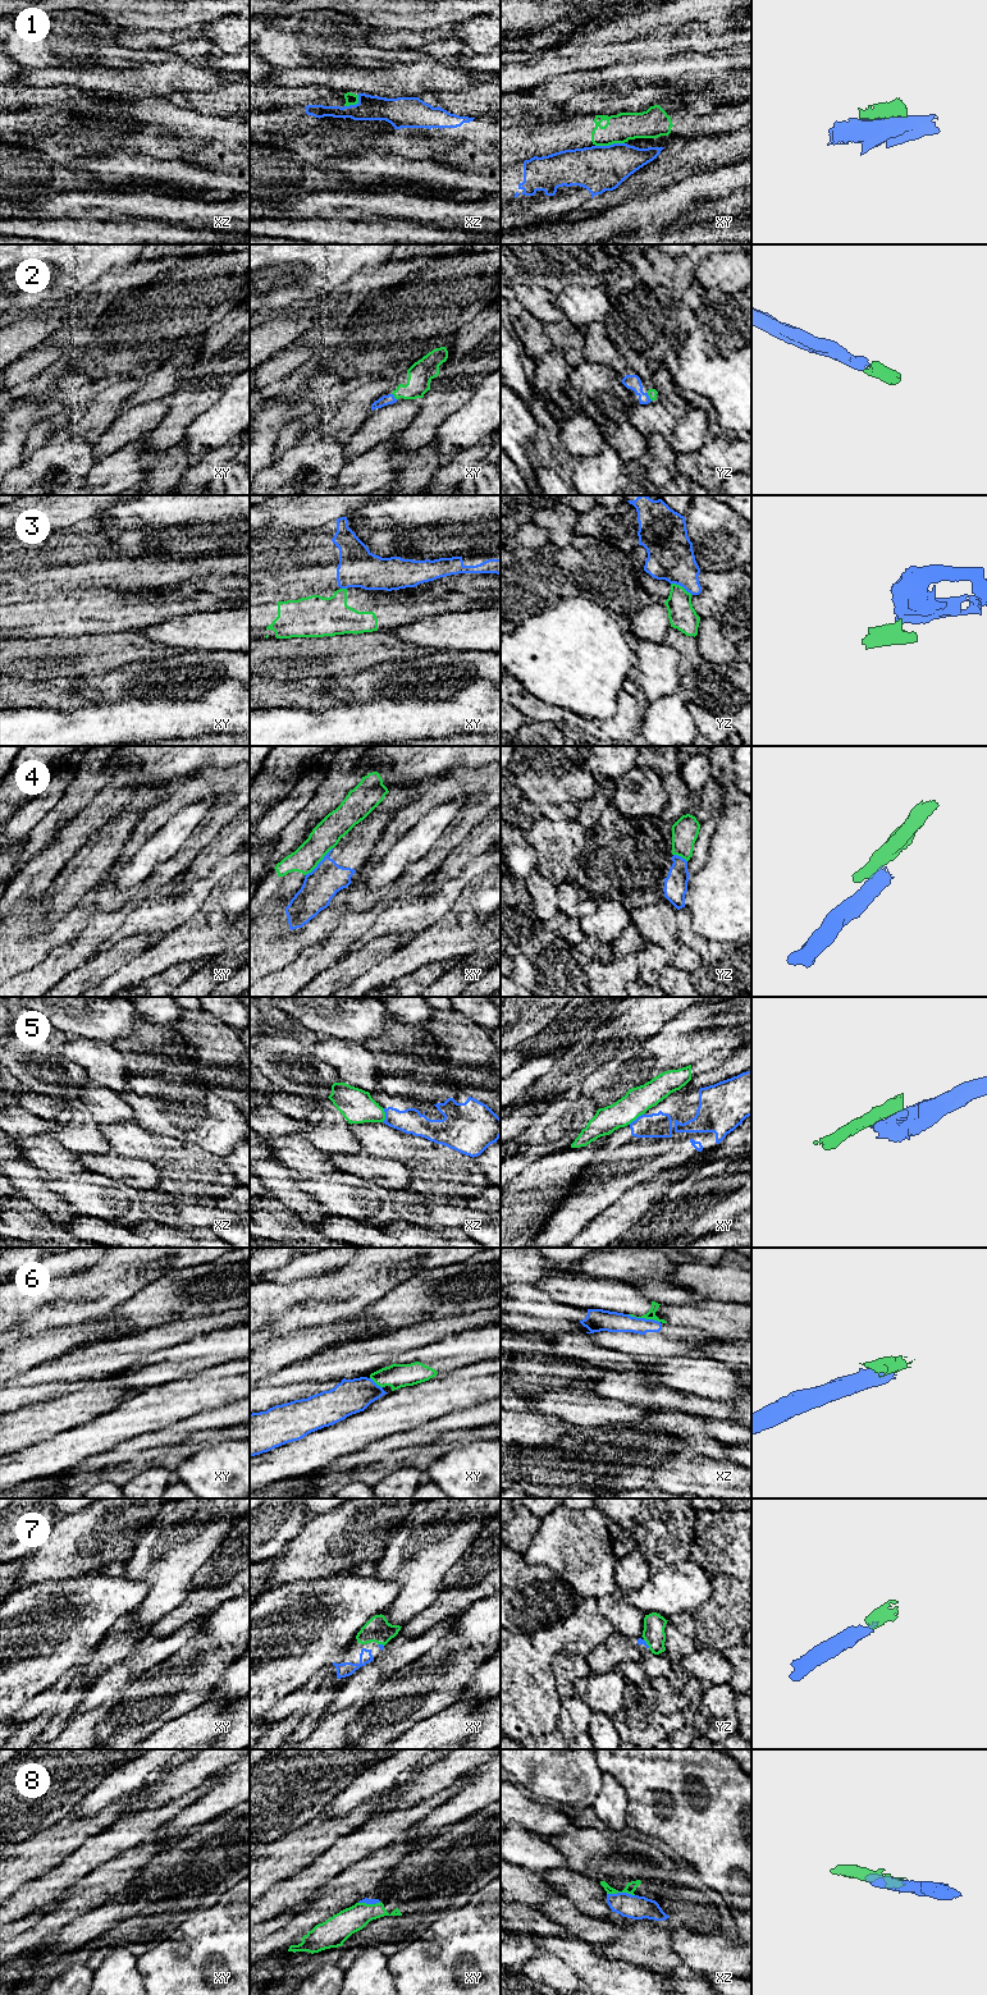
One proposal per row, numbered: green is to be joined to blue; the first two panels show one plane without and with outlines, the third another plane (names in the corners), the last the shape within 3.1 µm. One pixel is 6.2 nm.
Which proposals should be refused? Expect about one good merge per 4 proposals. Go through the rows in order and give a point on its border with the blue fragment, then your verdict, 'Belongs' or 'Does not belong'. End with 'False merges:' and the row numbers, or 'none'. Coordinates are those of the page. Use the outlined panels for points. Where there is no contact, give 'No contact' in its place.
1: Touches blue at xy (609, 145). Does not belong
2: Touches blue at xy (393, 397). Belongs
3: Touches blue at yz (681, 585). Does not belong
4: Touches blue at xy (319, 863). Does not belong
5: Touches blue at xy (636, 1119). Does not belong
6: Touches blue at xz (644, 1318). Does not belong
7: Touches blue at yz (645, 1643). Belongs
8: Touches blue at xz (621, 1893). Belongs
False merges: 1, 3, 4, 5, 6

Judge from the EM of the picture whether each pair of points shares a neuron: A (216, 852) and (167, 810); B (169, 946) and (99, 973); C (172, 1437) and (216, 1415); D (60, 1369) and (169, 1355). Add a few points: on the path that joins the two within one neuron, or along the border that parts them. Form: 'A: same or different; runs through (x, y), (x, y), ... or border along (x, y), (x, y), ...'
A: different; border along (228, 823), (187, 866)
B: different; border along (154, 945), (104, 979)
C: same; runs through (183, 1431), (191, 1430), (197, 1423), (205, 1421)
D: different; border along (192, 1339), (164, 1350)

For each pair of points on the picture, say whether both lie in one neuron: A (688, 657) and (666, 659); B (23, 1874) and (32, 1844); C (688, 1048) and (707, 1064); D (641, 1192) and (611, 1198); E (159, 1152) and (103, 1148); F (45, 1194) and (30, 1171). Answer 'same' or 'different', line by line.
A: different
B: same
C: same
D: different
E: different
F: same

